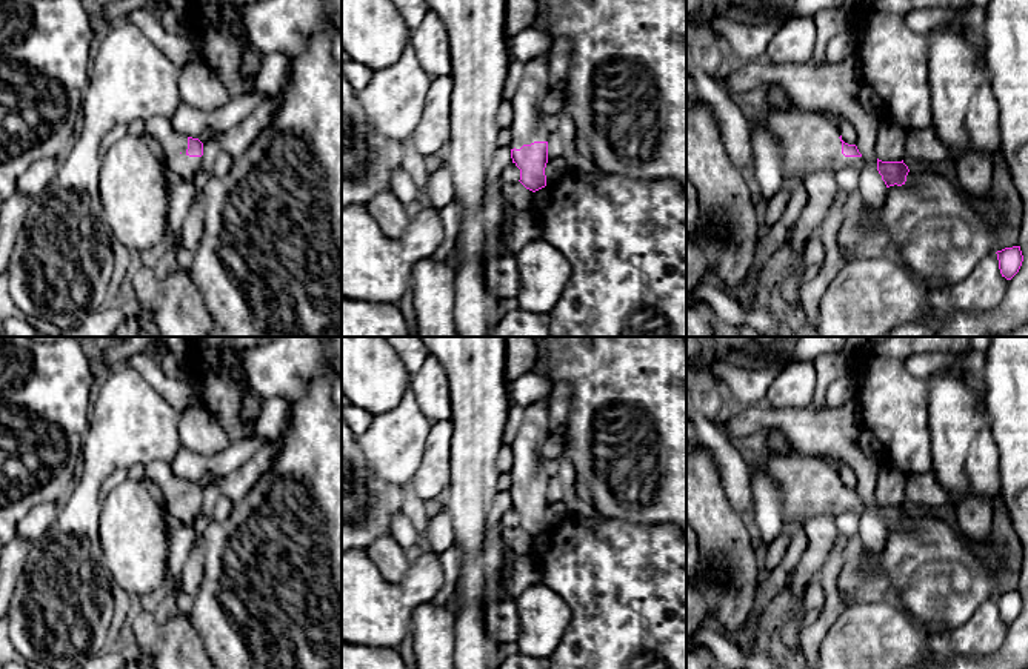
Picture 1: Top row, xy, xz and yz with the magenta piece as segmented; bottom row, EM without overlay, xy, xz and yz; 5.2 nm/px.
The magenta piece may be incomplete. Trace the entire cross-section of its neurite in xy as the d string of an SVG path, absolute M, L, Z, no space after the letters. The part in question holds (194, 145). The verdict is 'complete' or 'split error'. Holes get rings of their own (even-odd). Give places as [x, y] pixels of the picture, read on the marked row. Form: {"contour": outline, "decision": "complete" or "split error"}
{"contour": "M155 115L145 120L143 125L146 132L162 145L168 168L179 178L191 180L200 169L203 143L179 134L168 117Z", "decision": "split error"}

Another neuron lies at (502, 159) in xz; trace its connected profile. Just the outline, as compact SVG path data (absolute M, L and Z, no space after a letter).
M499 148L488 166L488 181L499 181L500 174L512 163L511 148Z

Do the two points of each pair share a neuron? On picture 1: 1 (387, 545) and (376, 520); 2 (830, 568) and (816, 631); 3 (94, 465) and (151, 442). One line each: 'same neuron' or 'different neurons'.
1: different neurons
2: same neuron
3: same neuron

